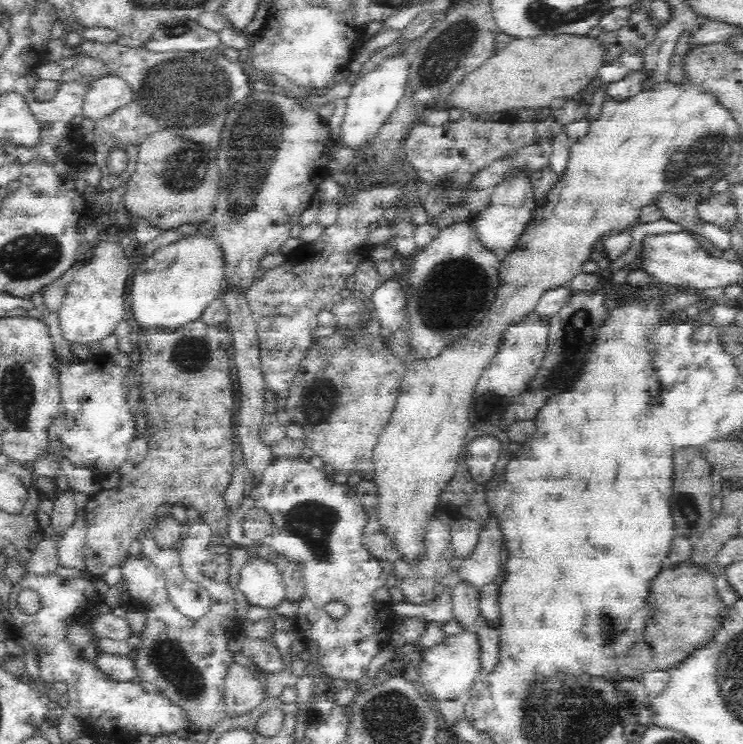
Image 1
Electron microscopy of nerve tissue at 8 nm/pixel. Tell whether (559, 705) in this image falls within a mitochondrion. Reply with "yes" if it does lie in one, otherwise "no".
yes

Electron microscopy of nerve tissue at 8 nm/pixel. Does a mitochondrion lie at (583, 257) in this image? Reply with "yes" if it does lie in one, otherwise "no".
no

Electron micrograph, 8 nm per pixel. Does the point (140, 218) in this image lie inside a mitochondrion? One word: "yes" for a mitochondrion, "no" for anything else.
no

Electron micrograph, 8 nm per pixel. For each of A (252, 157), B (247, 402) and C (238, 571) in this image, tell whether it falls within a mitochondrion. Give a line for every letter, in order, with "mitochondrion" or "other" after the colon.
A: mitochondrion
B: other
C: other

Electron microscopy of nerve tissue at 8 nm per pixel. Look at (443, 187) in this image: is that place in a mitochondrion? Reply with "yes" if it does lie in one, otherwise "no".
yes

